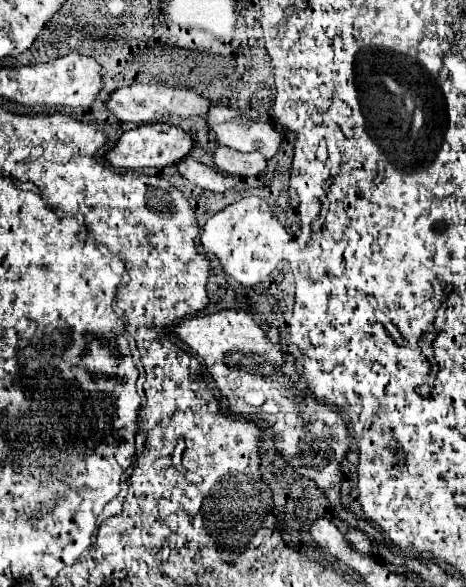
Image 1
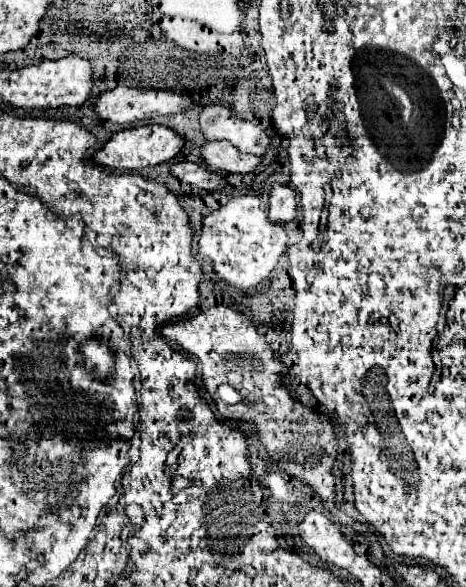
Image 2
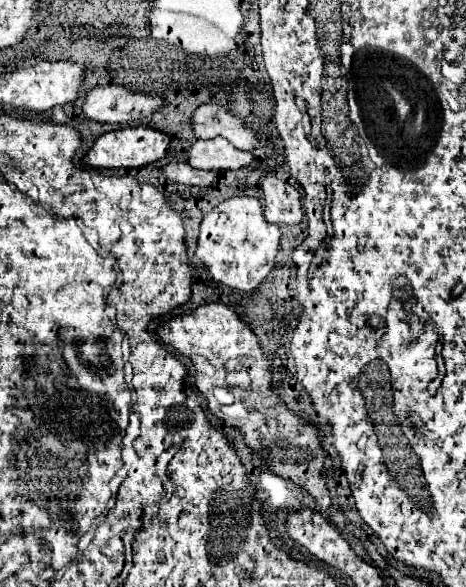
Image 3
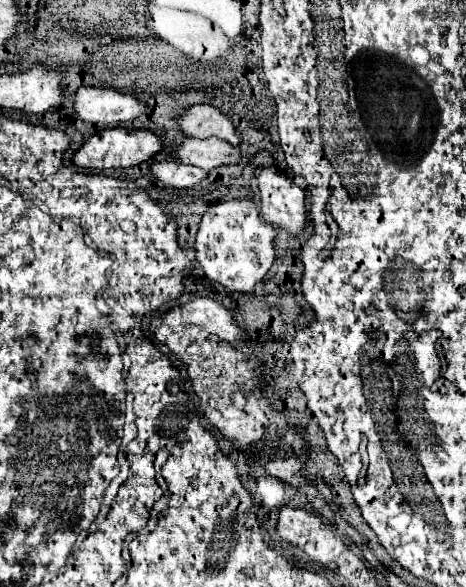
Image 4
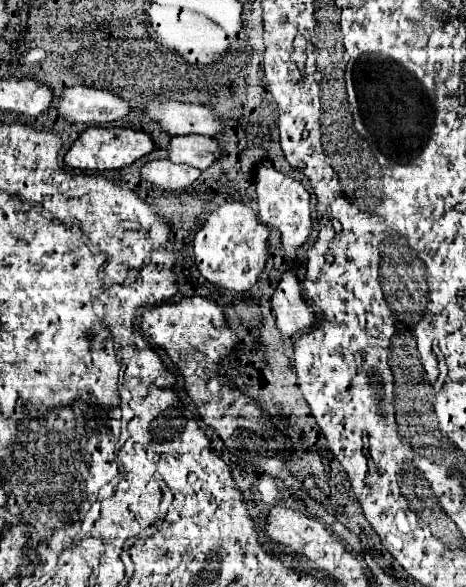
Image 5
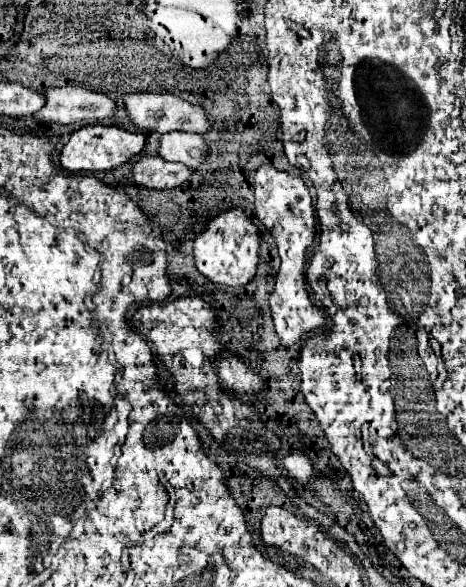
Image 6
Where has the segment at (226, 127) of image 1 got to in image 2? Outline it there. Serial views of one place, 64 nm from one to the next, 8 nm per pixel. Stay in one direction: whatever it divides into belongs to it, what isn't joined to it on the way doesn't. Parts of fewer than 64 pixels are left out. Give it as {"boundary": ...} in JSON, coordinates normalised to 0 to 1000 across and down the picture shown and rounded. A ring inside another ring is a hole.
{"boundary":[[[438,181],[429,191],[429,221],[442,232],[442,239],[489,239],[515,259],[532,259],[532,262],[549,262],[549,266],[567,266],[579,249],[579,239],[584,239],[584,232],[567,218],[554,225],[549,211],[519,204],[485,181]]]}

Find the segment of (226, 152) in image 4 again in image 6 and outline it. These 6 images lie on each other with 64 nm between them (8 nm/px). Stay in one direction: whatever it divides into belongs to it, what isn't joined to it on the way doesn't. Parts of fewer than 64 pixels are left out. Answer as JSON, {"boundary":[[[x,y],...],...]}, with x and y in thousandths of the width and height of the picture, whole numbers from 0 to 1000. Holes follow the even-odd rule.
{"boundary":[[[348,228],[339,249],[343,269],[425,286],[446,266],[446,242],[429,228]]]}

